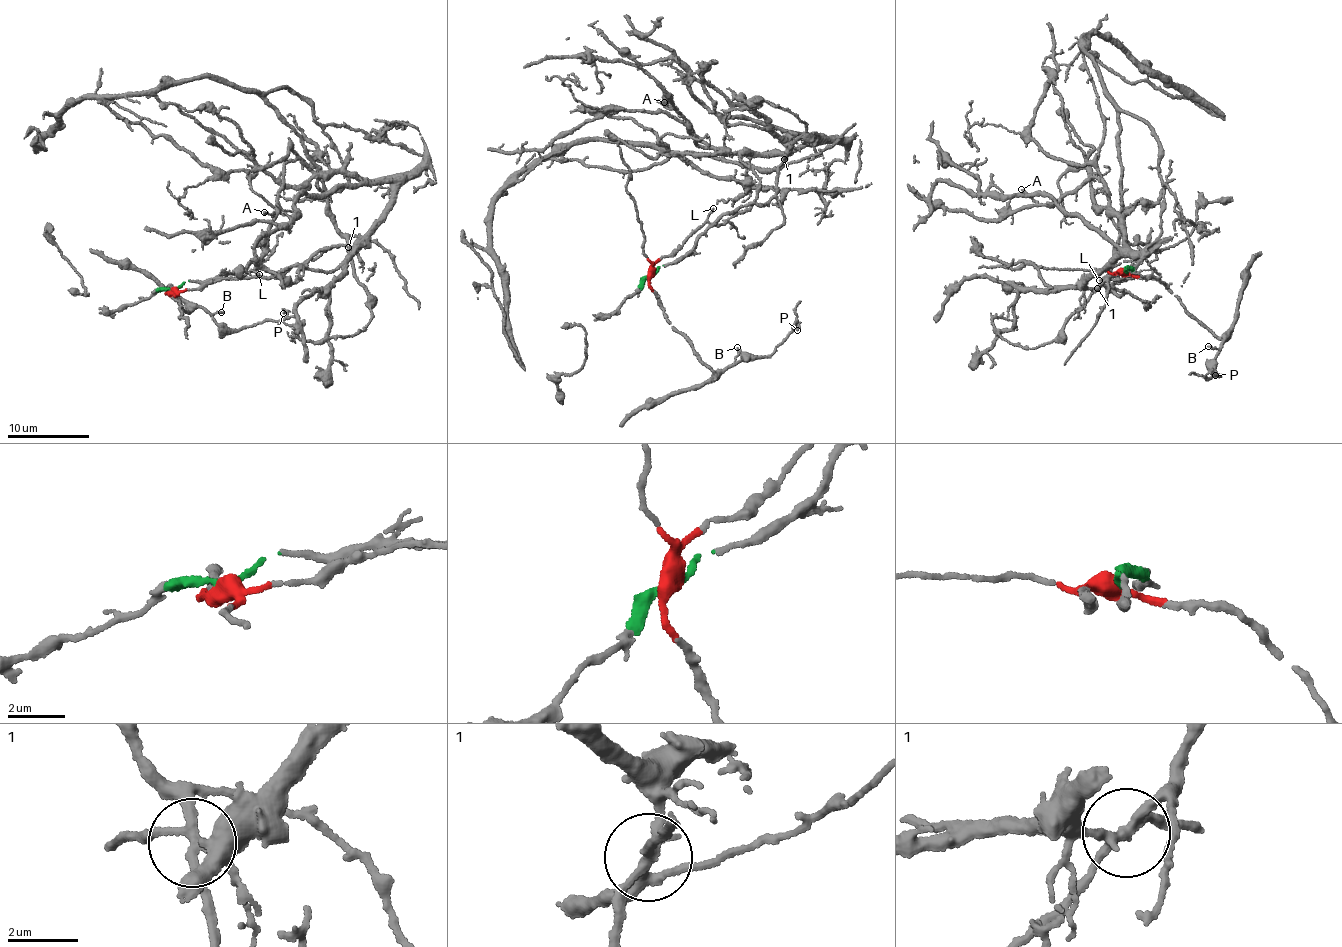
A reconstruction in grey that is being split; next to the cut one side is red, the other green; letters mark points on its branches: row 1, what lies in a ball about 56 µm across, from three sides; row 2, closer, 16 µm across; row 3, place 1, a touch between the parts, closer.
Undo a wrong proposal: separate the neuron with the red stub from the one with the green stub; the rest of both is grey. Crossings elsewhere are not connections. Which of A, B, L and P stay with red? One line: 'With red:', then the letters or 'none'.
With red: B, L, P

